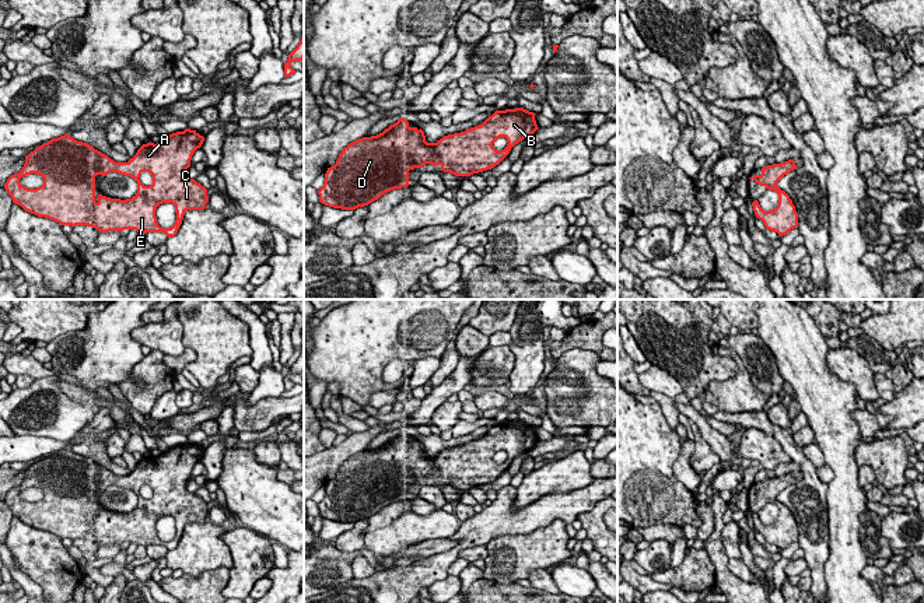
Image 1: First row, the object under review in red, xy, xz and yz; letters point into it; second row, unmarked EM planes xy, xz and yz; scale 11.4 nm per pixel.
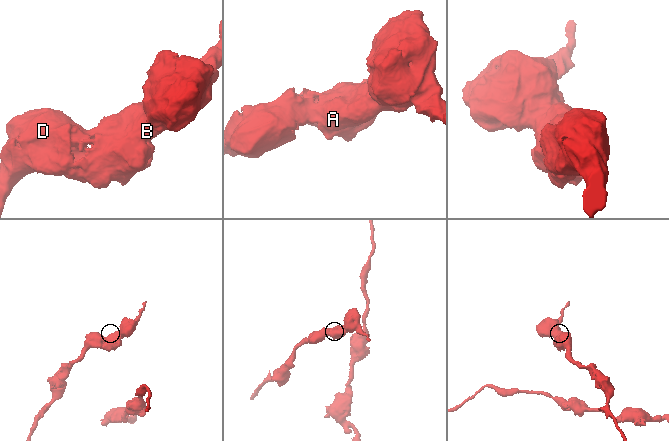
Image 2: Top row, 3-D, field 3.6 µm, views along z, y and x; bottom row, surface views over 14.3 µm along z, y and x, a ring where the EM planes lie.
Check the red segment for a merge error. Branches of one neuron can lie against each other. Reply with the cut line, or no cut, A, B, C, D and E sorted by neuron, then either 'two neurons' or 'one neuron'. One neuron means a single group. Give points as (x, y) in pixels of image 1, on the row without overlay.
no cut; A B C D E; one neuron

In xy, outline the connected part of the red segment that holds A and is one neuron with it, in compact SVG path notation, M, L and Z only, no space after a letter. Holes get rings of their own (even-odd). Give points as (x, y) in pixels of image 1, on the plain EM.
M185 442L161 452L160 456L143 457L136 469L127 476L115 476L92 459L74 453L70 448L52 452L25 469L25 477L18 487L11 488L4 502L13 516L38 530L45 530L60 539L88 539L99 546L136 543L137 546L164 546L168 551L175 550L183 529L188 523L204 523L209 515L207 502L190 492L186 483L190 480L193 466L202 460L204 451L196 444ZM118 485L130 490L137 495L137 506L132 512L111 512L95 508L95 490ZM150 485L153 497L144 499L140 488ZM36 487L43 491L43 498L28 502L20 492ZM162 516L172 516L176 525L175 537L171 541L161 541L157 536L155 523Z

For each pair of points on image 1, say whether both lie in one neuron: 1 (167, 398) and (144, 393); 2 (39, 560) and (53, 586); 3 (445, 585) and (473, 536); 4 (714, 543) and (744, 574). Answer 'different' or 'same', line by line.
1: different
2: same
3: different
4: different

